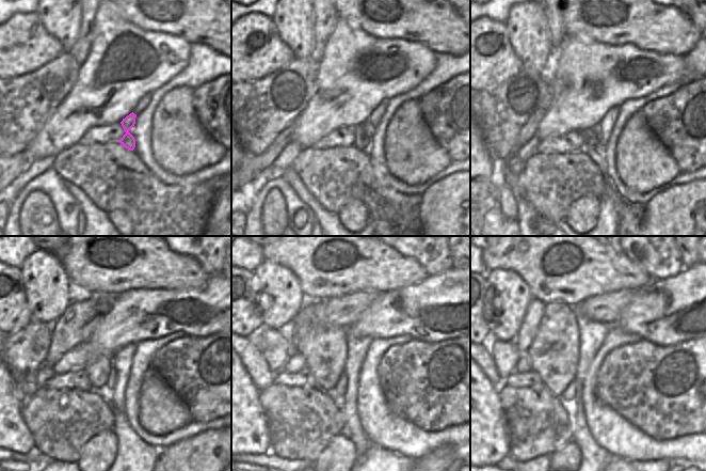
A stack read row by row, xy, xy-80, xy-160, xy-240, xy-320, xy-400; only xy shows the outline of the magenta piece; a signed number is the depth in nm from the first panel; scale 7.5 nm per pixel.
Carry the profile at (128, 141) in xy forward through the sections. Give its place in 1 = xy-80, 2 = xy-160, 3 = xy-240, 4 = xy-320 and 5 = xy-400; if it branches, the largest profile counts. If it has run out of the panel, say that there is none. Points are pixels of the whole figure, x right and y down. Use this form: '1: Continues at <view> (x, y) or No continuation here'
1: Continues at xy-80 (363, 142)
2: Continues at xy-160 (590, 142)
3: Continues at xy-240 (98, 369)
4: Continues at xy-320 (325, 350)
5: Continues at xy-400 (554, 355).

